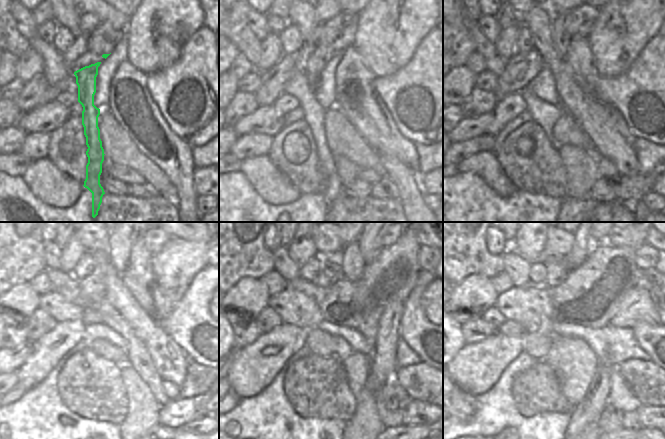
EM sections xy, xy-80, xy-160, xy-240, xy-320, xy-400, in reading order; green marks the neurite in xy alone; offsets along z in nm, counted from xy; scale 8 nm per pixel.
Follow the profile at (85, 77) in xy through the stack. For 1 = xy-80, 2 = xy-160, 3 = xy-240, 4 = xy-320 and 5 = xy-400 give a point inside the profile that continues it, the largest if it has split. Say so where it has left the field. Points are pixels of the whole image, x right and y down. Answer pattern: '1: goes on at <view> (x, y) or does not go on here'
1: goes on at xy-80 (317, 60)
2: goes on at xy-160 (561, 40)
3: goes on at xy-240 (120, 243)
4: goes on at xy-320 (346, 242)
5: does not go on here

